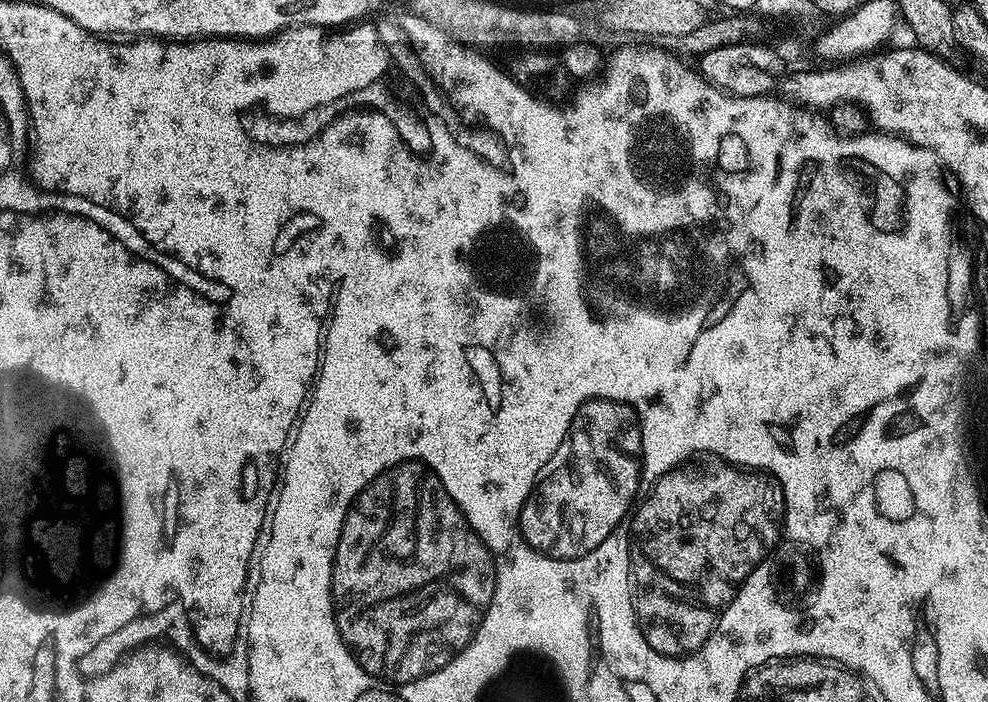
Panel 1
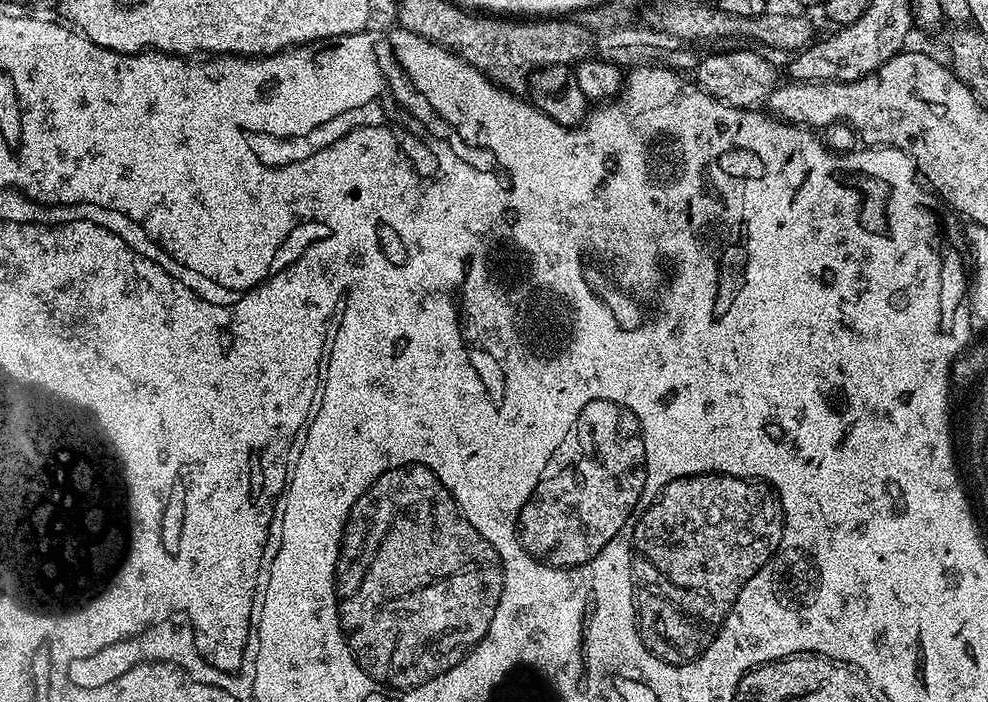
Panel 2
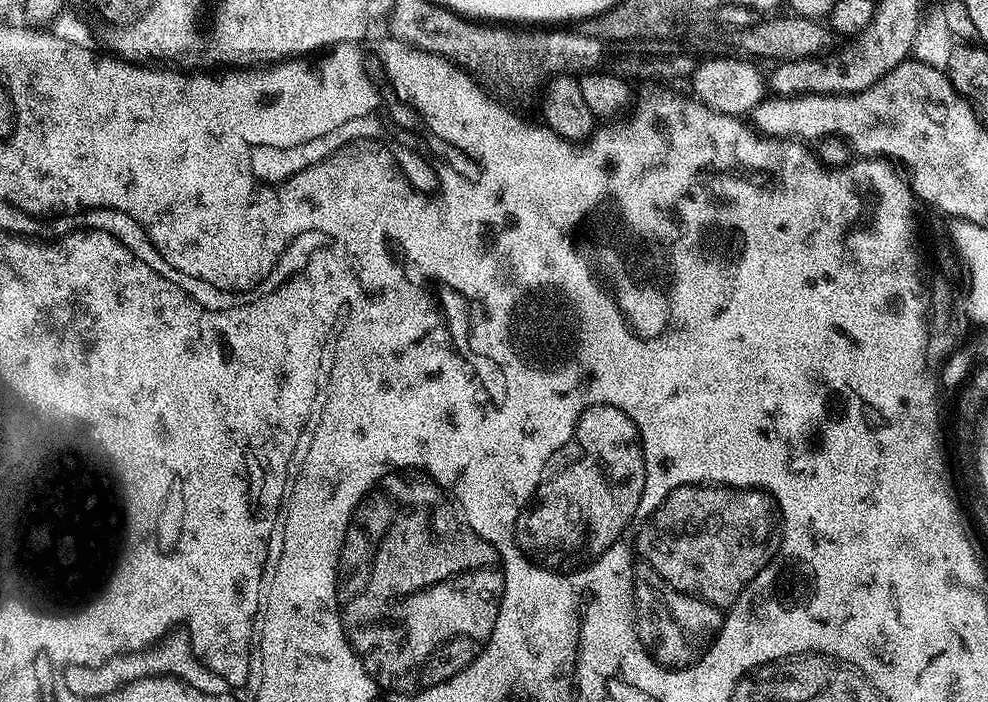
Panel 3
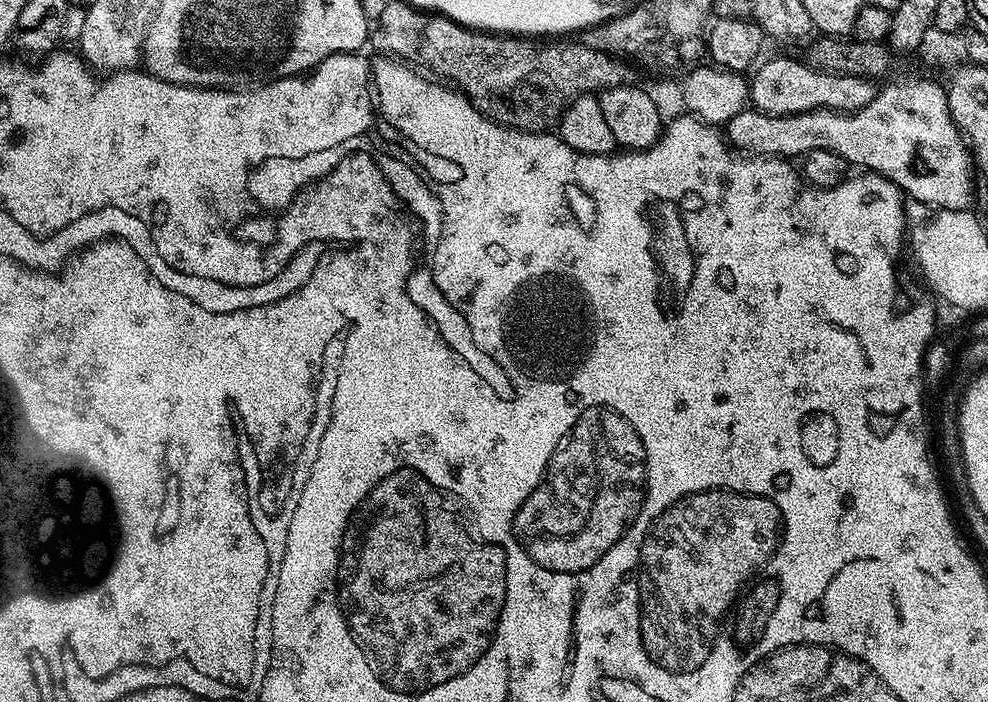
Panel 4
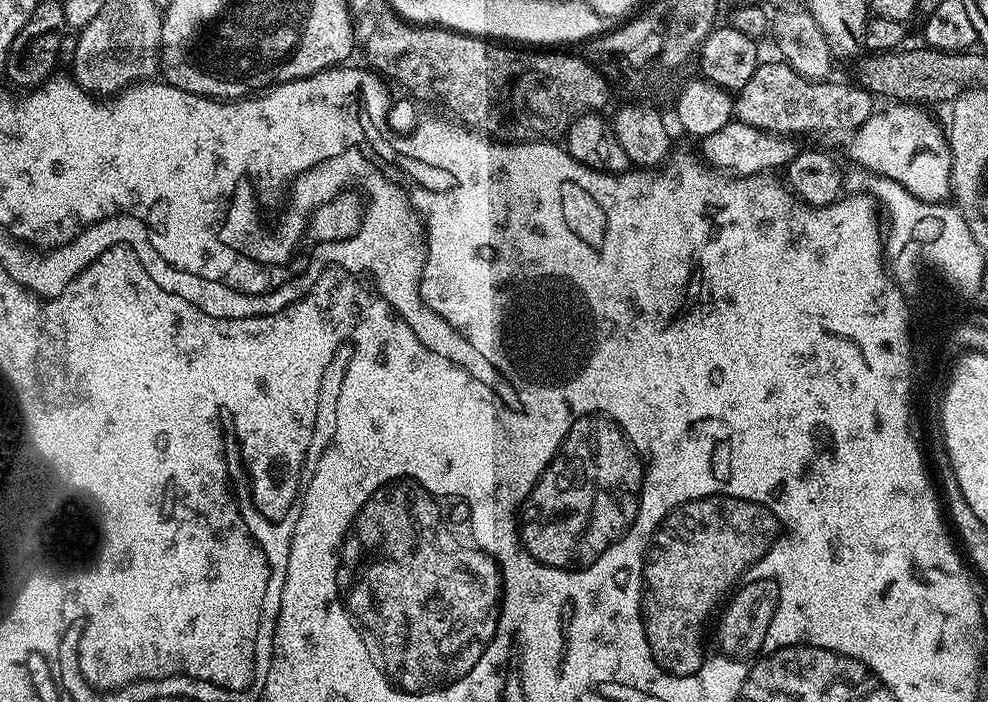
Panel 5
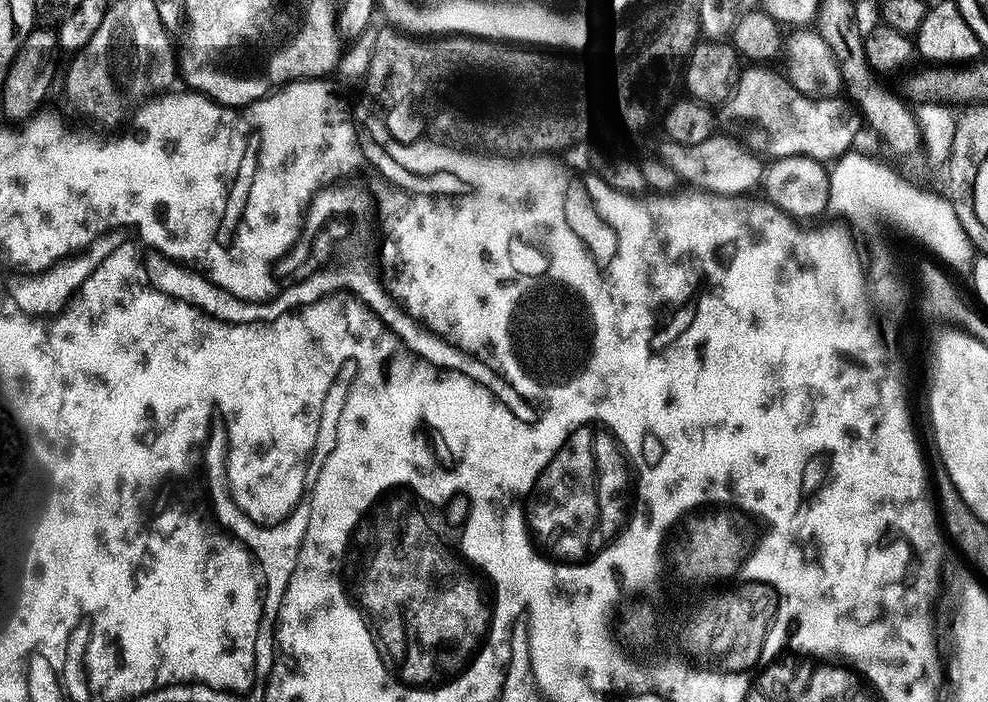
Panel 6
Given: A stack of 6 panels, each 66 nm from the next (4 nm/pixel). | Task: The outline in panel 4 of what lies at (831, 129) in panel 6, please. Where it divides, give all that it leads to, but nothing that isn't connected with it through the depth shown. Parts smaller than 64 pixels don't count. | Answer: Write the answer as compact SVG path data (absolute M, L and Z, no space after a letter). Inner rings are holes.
M776 56L773 60L768 60L760 69L757 70L753 76L750 76L750 100L759 112L767 112L769 116L792 116L795 112L809 112L815 108L832 108L836 112L857 112L862 106L866 106L871 100L874 99L878 91L878 84L875 79L869 79L867 76L848 76L839 75L832 71L821 70L813 66L811 63L803 64L800 60L791 60L788 56Z

